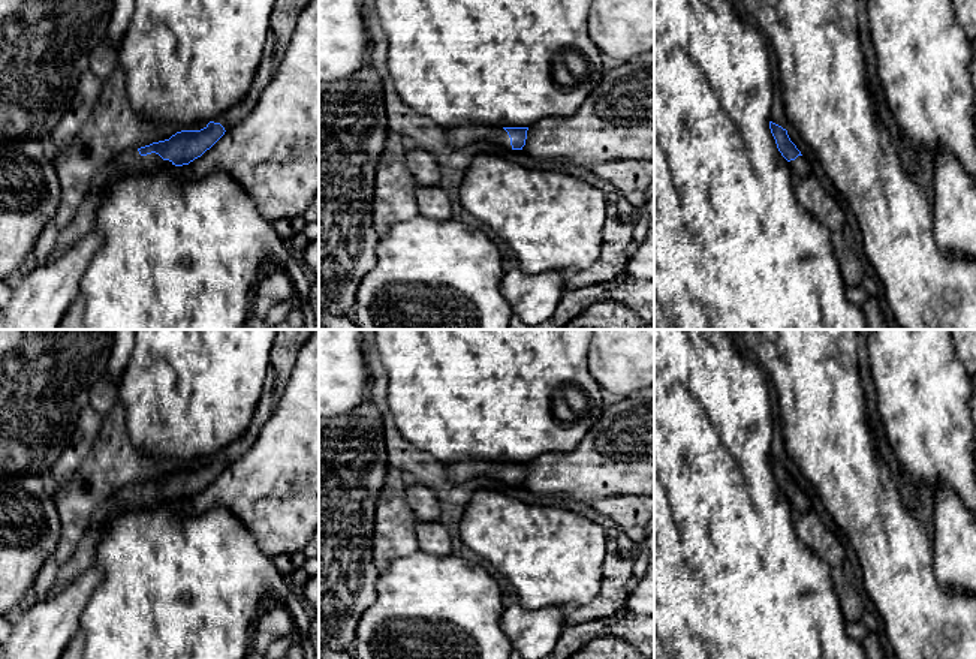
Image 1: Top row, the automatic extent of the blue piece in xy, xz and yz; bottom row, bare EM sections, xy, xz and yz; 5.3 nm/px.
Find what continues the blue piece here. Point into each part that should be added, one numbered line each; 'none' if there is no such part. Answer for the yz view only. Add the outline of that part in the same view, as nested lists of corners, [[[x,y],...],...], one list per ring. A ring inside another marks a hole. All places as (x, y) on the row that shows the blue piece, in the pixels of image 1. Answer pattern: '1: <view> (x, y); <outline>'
1: yz (800, 166); [[[804,156],[789,162],[793,178],[804,178],[811,174],[811,165]]]

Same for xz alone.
1: xz (464, 137); [[[469,124],[448,129],[448,142],[455,148],[467,148],[487,142],[512,150],[510,138],[503,127],[488,124]]]

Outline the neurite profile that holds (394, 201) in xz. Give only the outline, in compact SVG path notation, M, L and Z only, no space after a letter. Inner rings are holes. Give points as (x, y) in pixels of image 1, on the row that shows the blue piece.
M389 132L374 180L373 222L379 238L386 235L395 223L419 217L418 184L413 181L406 156L401 135Z

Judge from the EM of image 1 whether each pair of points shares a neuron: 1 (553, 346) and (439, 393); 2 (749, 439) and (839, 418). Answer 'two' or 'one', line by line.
1: one
2: two

